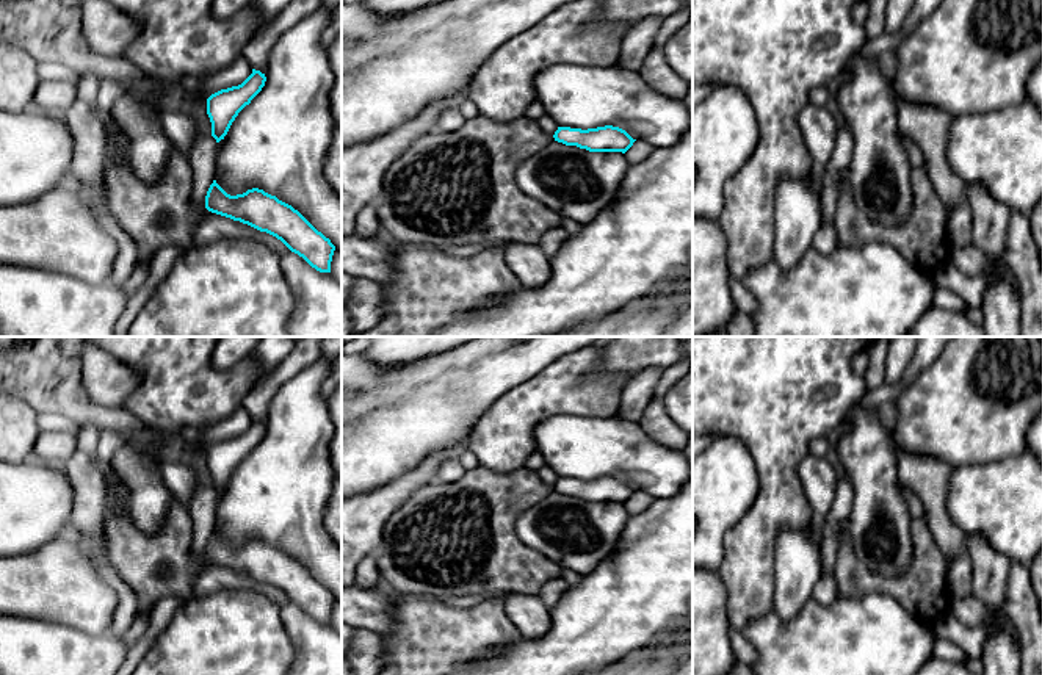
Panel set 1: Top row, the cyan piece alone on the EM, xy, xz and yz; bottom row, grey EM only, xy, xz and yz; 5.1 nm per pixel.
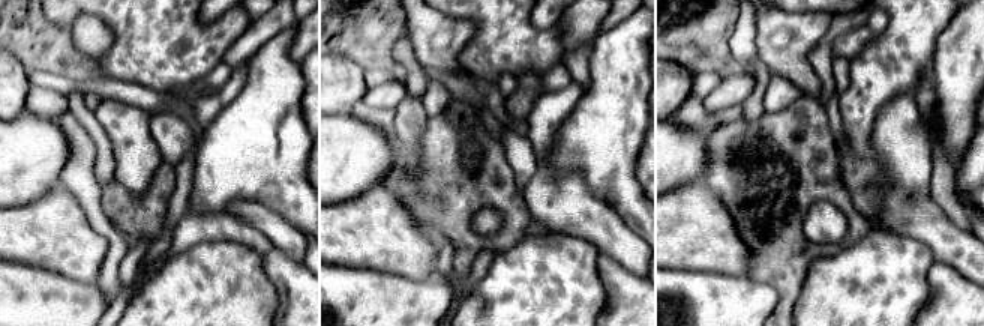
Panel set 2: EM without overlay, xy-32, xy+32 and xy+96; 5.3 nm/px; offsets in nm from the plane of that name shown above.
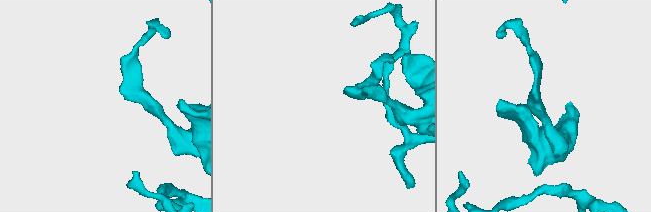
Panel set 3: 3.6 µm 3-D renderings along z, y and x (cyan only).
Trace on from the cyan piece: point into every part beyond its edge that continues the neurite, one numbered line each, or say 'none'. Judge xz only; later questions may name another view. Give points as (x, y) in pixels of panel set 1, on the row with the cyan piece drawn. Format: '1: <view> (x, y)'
none

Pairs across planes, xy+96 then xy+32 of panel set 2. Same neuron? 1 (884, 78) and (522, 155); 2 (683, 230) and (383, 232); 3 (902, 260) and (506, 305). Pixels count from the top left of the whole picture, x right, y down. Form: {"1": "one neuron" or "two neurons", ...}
{"1": "two neurons", "2": "one neuron", "3": "one neuron"}

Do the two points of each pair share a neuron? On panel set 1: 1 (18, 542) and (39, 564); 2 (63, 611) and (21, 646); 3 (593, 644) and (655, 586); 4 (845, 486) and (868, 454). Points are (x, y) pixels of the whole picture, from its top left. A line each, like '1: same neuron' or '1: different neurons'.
1: different neurons
2: different neurons
3: same neuron
4: different neurons

